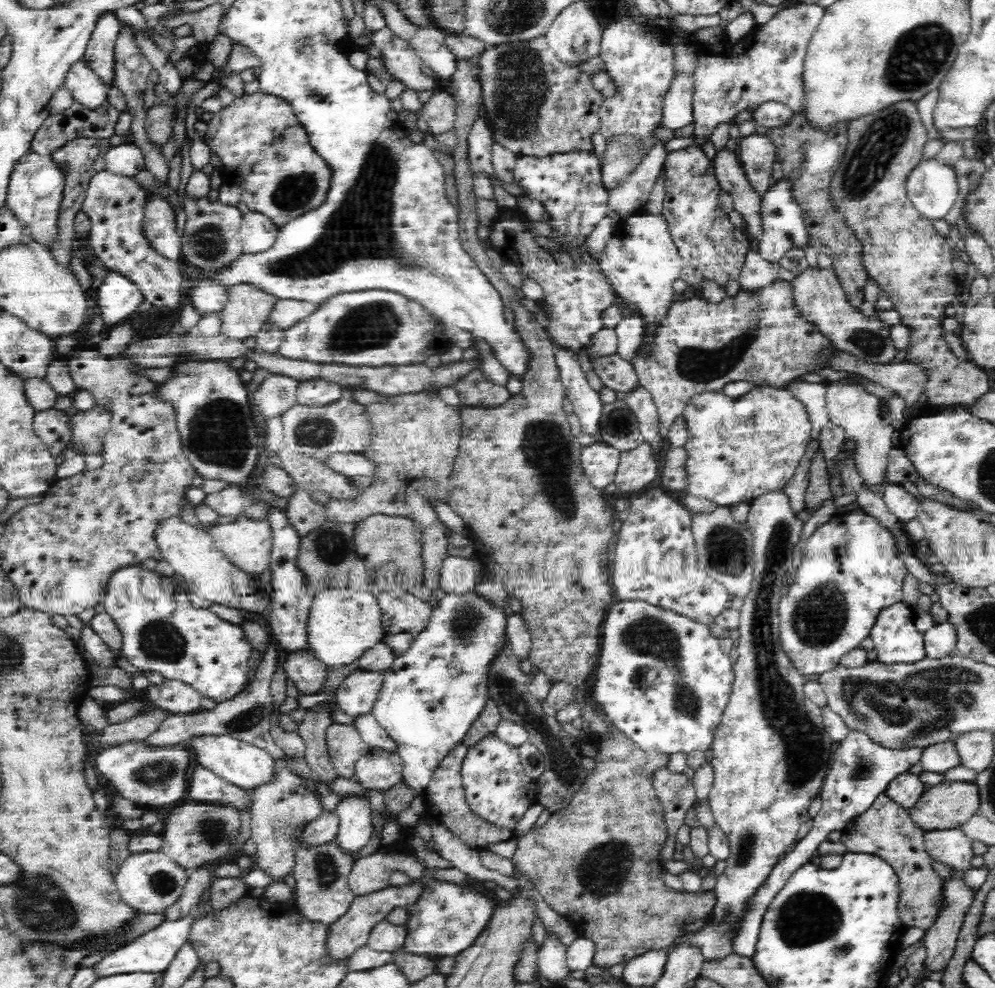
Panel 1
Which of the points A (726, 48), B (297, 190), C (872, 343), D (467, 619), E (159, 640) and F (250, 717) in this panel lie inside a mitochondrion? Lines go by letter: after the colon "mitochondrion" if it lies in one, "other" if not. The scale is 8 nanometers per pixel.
A: other
B: mitochondrion
C: mitochondrion
D: mitochondrion
E: mitochondrion
F: mitochondrion

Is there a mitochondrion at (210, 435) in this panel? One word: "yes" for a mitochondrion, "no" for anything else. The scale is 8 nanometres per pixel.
yes

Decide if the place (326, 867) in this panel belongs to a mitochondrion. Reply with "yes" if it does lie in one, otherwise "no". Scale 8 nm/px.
yes

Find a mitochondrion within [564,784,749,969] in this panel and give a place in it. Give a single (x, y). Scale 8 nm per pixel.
(601, 868)

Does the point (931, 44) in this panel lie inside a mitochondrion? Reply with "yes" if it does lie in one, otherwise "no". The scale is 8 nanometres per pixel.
yes

